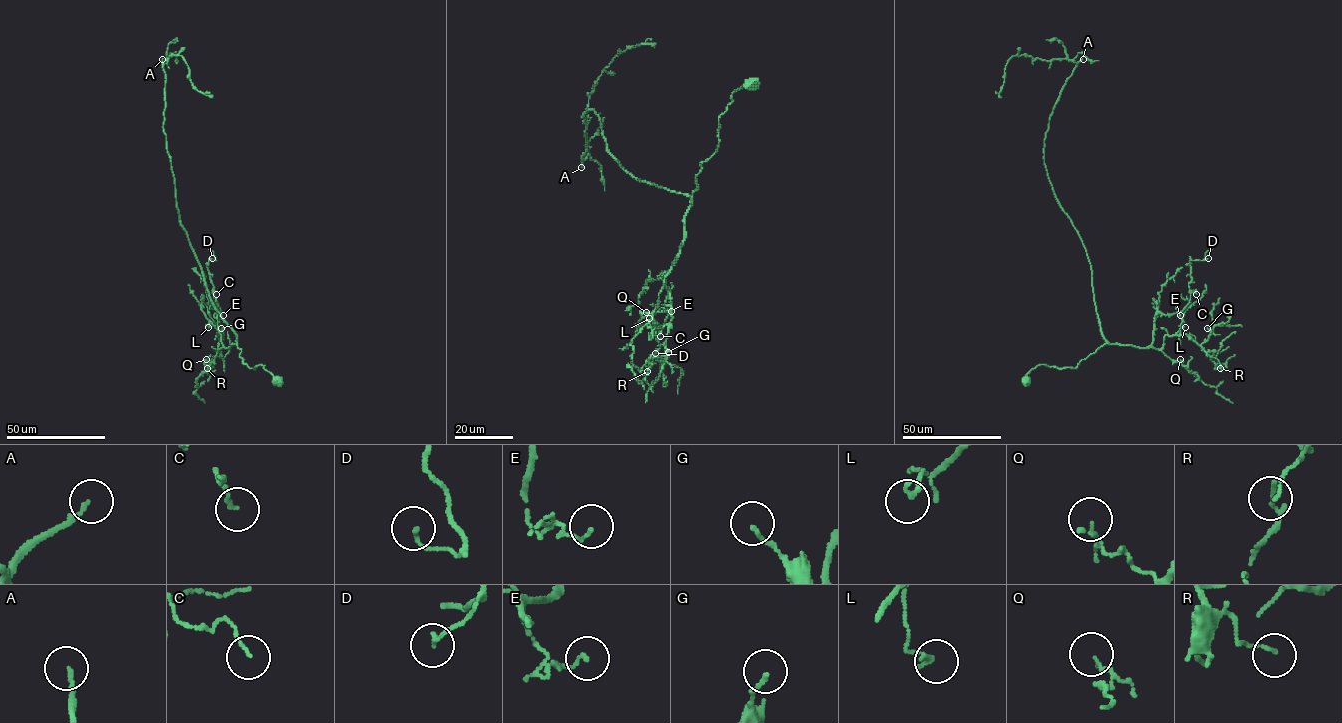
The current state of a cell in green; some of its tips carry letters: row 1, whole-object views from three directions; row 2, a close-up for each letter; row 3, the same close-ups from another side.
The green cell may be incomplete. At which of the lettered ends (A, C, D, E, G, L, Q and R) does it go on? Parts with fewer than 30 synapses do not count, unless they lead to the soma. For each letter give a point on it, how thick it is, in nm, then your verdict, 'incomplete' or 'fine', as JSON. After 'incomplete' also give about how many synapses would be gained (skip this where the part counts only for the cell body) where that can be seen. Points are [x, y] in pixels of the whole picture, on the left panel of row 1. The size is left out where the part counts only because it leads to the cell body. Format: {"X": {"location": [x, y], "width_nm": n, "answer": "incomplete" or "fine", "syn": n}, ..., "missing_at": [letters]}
{"A": {"location": [162, 59], "width_nm": 160, "answer": "incomplete", "syn": 60}, "C": {"location": [216, 294], "width_nm": 110, "answer": "fine"}, "D": {"location": [212, 258], "width_nm": 120, "answer": "fine"}, "E": {"location": [223, 315], "width_nm": 110, "answer": "fine"}, "G": {"location": [221, 328], "width_nm": 130, "answer": "fine"}, "L": {"location": [208, 327], "width_nm": 160, "answer": "fine"}, "Q": {"location": [206, 359], "width_nm": 100, "answer": "fine"}, "R": {"location": [207, 368], "width_nm": 90, "answer": "fine"}, "missing_at": ["A"]}

